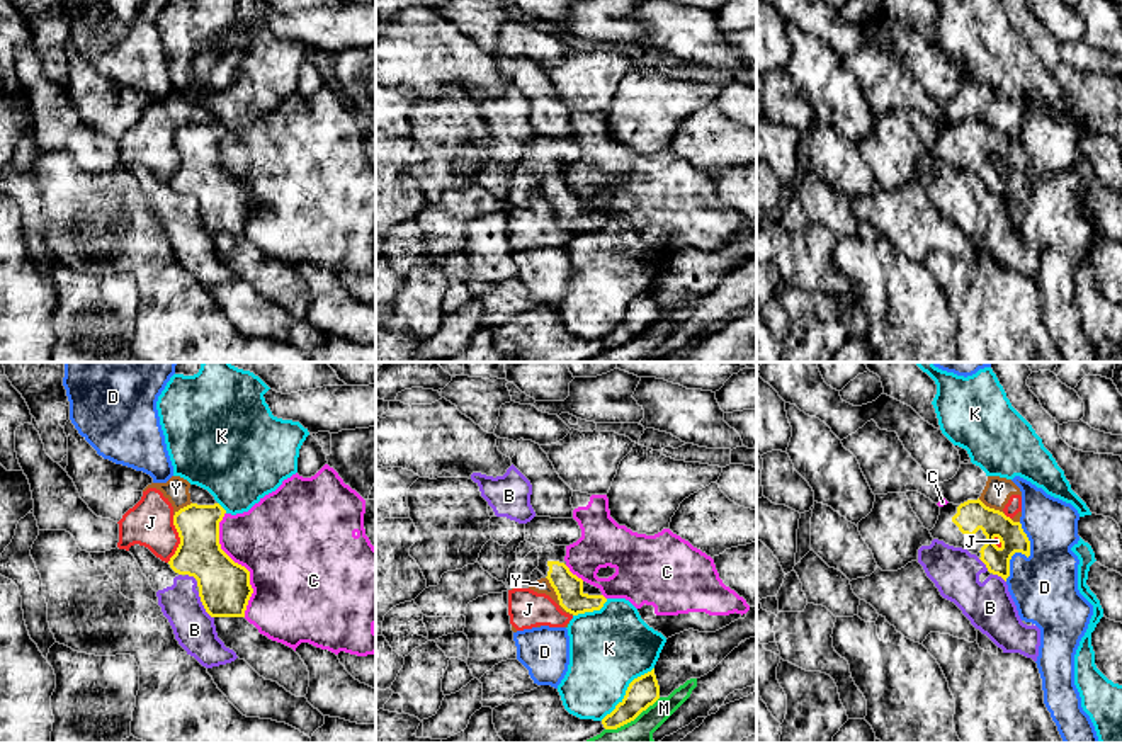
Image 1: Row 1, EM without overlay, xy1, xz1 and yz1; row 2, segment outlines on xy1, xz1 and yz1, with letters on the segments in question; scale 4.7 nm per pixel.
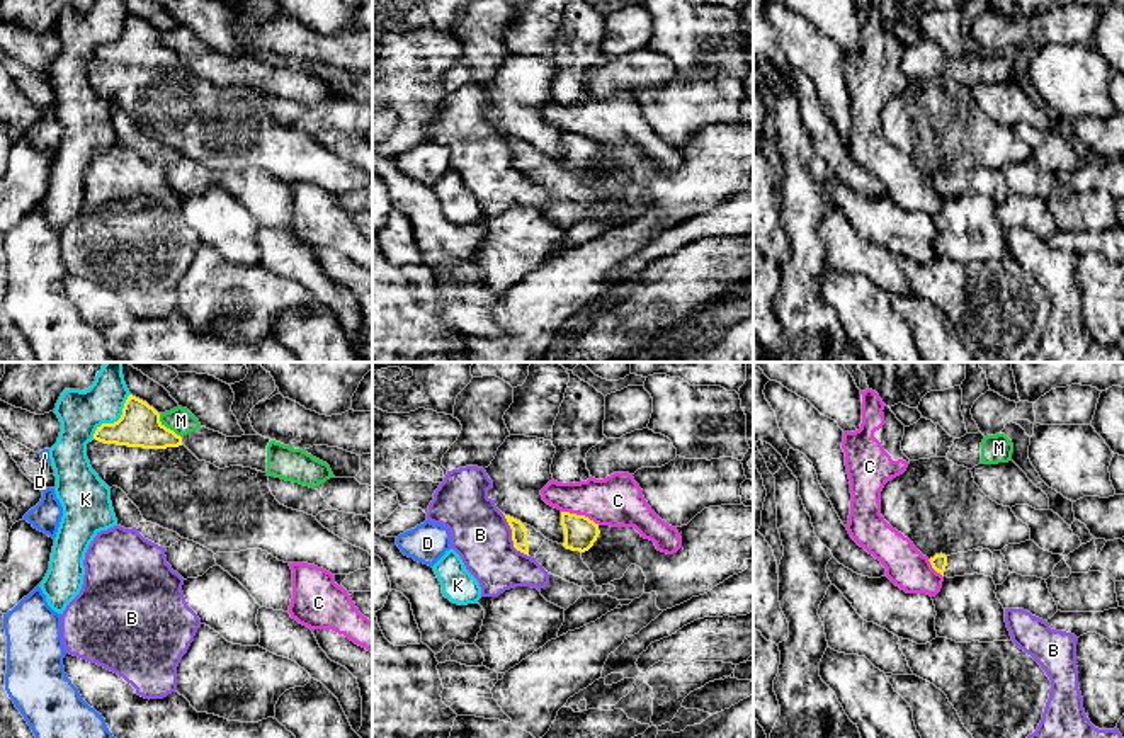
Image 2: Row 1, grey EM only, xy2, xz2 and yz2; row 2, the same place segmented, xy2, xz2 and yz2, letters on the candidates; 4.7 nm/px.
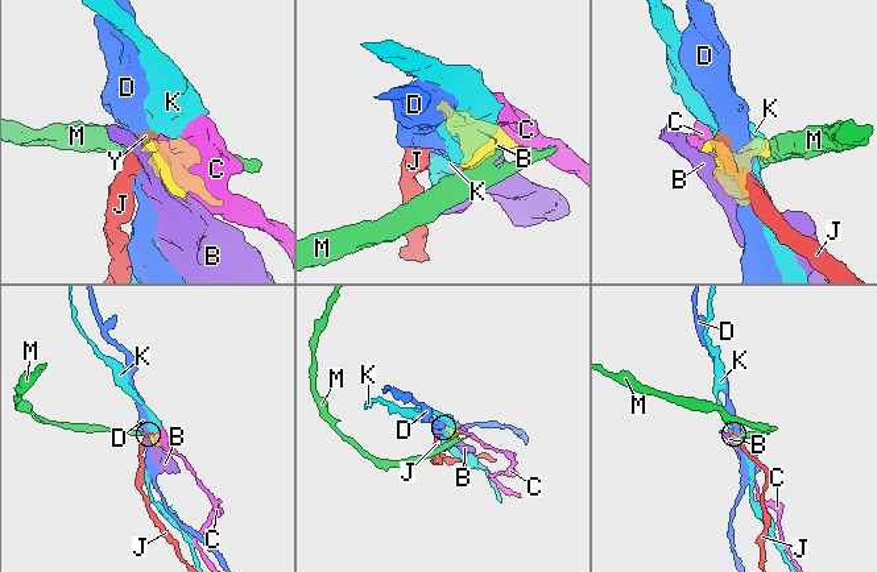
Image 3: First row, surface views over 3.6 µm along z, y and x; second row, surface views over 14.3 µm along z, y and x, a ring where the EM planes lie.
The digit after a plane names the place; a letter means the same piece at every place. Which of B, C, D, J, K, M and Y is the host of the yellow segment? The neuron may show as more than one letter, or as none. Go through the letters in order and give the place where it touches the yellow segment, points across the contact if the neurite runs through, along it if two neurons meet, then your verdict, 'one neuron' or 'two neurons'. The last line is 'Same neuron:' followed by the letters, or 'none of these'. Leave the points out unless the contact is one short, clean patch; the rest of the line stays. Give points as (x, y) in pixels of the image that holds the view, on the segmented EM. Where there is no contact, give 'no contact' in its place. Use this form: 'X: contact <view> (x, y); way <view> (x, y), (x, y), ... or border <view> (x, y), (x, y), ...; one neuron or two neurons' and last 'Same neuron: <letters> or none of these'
B: contact xz2 (512, 538); two neurons
C: contact xy1 (240, 565); two neurons
D: contact yz1 (1024, 553); border yz1 (1020, 522), (1029, 555), (1012, 556), (1005, 580); two neurons
J: contact xy1 (181, 539); border xy1 (174, 516), (179, 546), (167, 561); two neurons
K: contact xz1 (626, 691); two neurons
M: contact xy2 (165, 427); border xy2 (158, 414), (158, 419), (181, 437); two neurons
Y: contact xz1 (558, 597); border xz1 (546, 577), (558, 602), (573, 614); two neurons
Same neuron: none of these

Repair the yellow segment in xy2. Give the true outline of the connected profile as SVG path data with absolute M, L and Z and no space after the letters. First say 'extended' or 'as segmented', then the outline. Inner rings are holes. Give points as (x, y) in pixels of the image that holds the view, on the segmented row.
as segmented; M133 395L128 396L121 418L97 427L94 439L104 444L143 449L182 446L182 437L160 422L160 413Z

